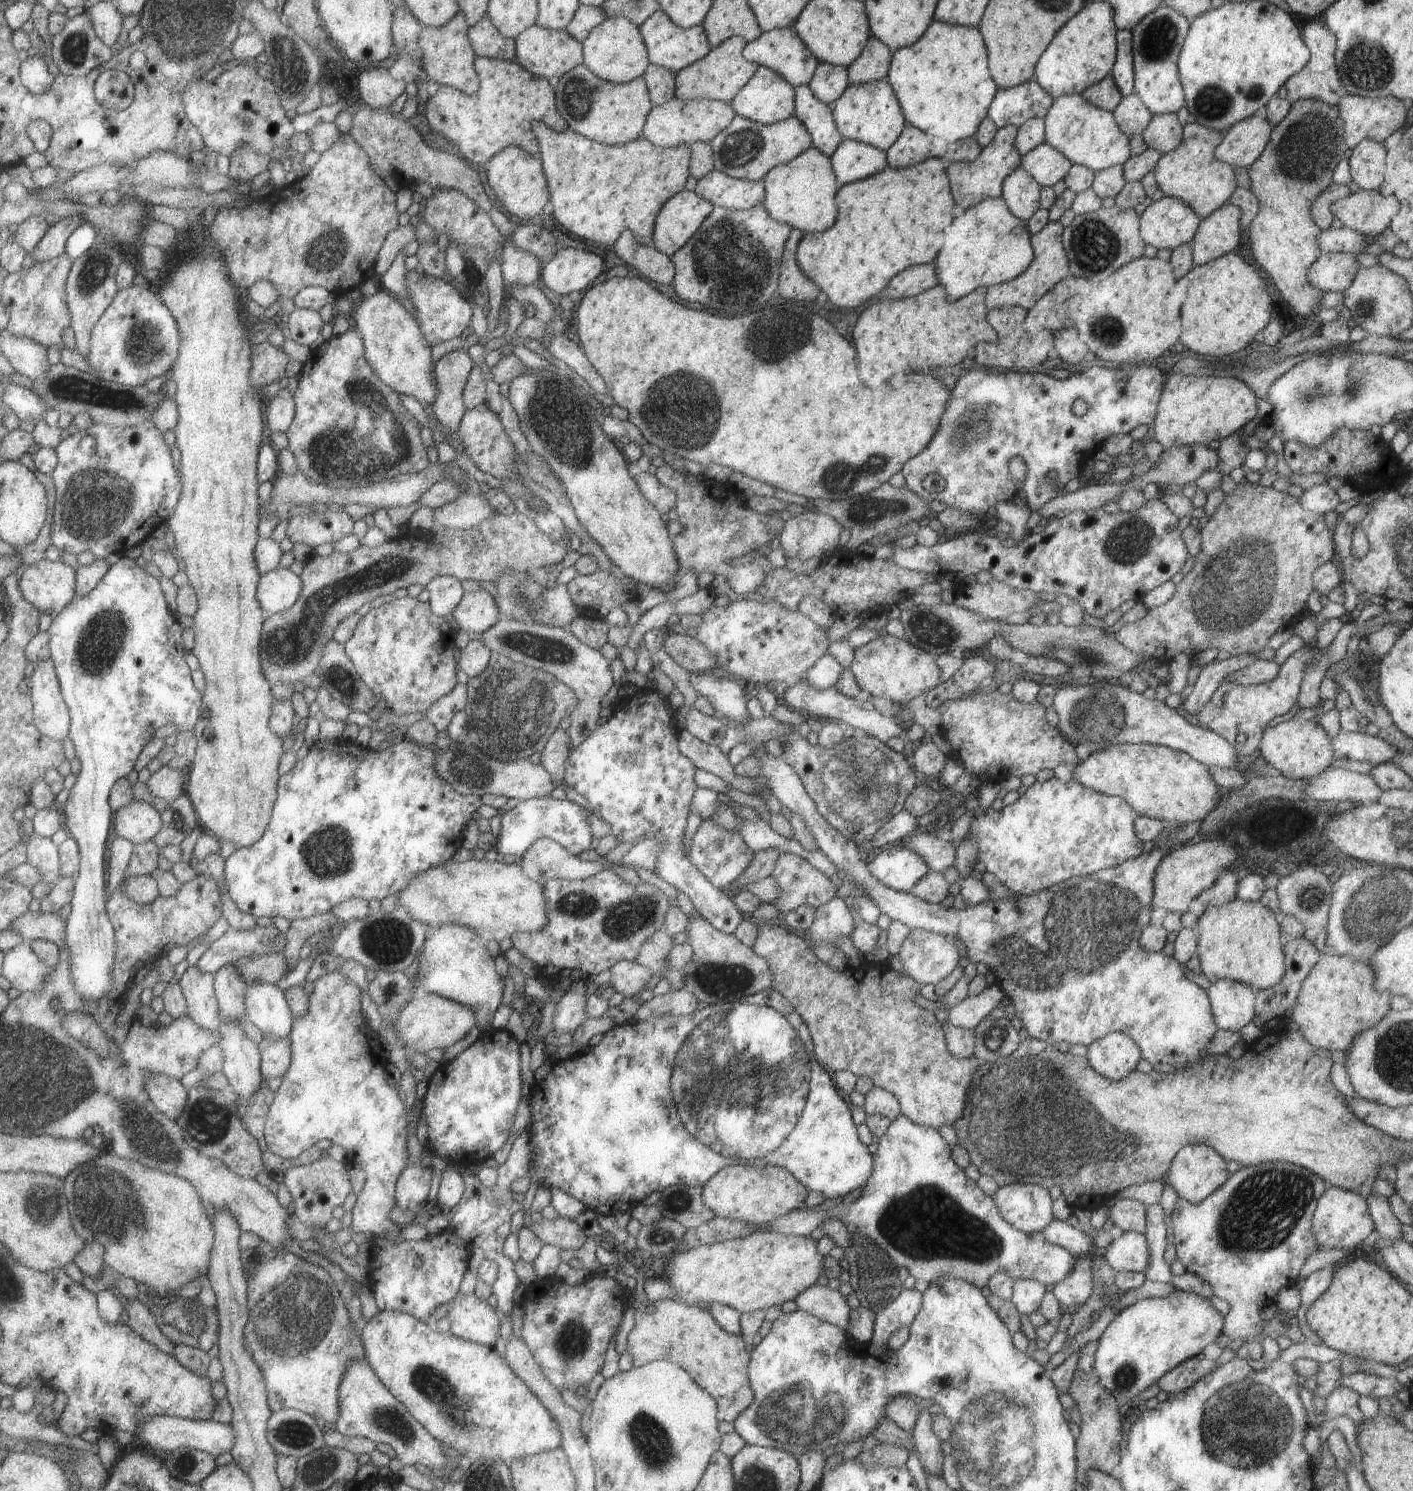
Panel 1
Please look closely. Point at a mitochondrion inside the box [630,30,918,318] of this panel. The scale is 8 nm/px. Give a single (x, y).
(727, 265)

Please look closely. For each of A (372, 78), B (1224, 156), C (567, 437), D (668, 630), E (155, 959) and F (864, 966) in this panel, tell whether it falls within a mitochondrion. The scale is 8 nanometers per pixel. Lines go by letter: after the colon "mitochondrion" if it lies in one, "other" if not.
A: other
B: other
C: mitochondrion
D: other
E: other
F: other

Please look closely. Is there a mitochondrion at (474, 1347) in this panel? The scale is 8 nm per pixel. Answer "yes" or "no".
no

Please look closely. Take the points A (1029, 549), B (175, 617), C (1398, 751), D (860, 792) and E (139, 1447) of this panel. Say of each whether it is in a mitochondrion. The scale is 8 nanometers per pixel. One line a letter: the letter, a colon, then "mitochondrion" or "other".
A: other
B: other
C: other
D: mitochondrion
E: other

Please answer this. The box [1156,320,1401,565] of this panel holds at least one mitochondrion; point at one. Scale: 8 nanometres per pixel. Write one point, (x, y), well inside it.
(1355, 388)

